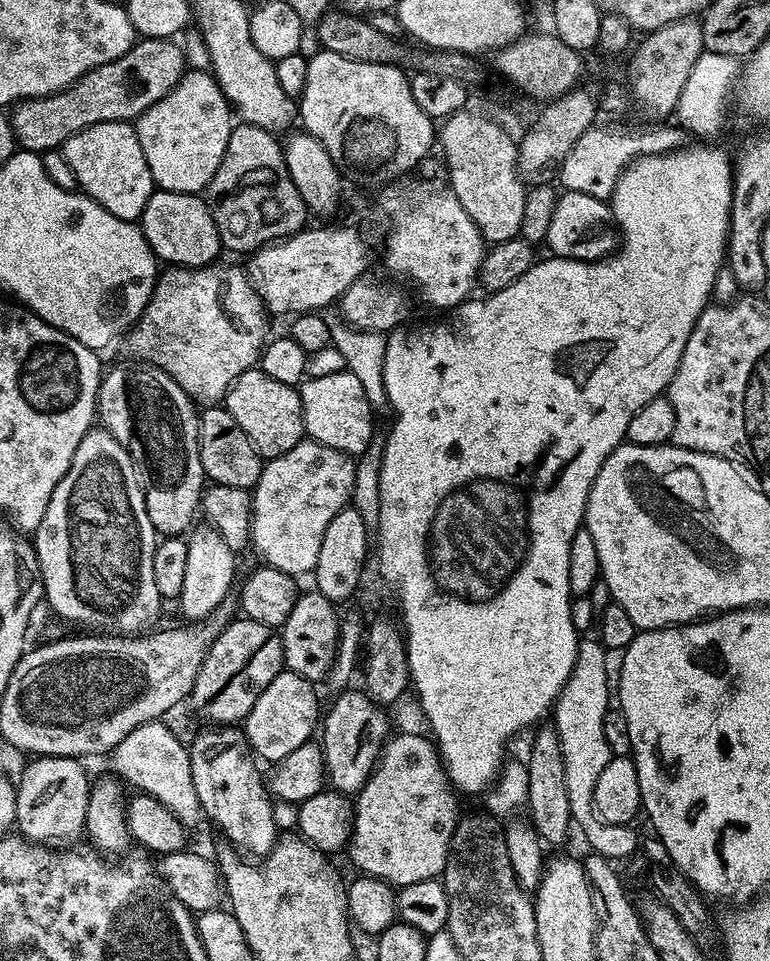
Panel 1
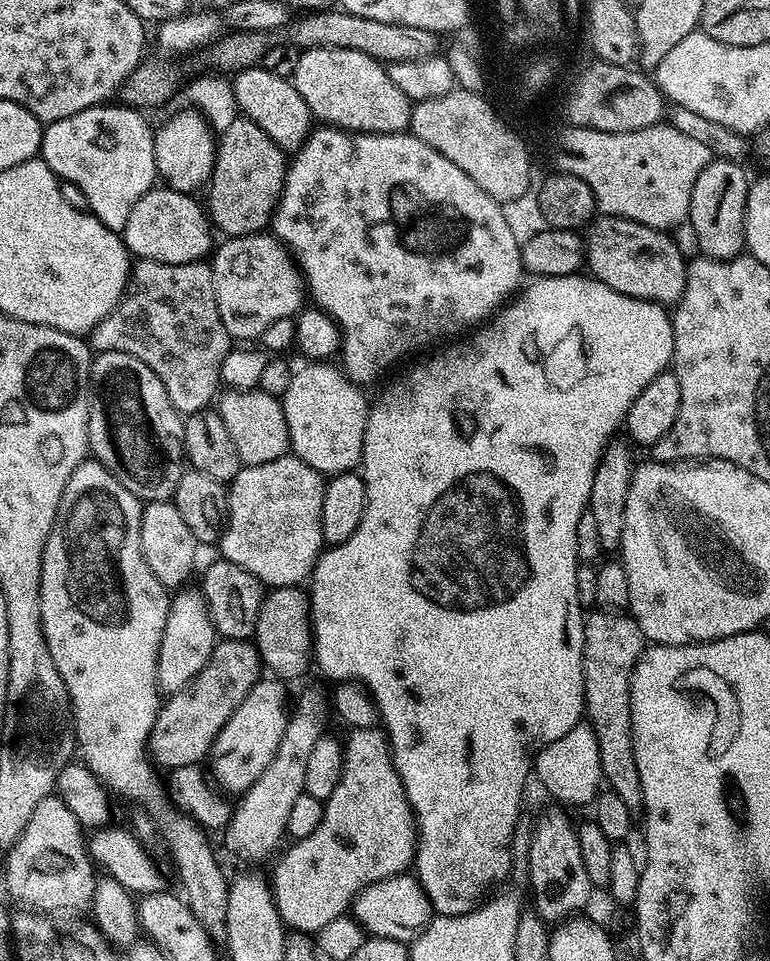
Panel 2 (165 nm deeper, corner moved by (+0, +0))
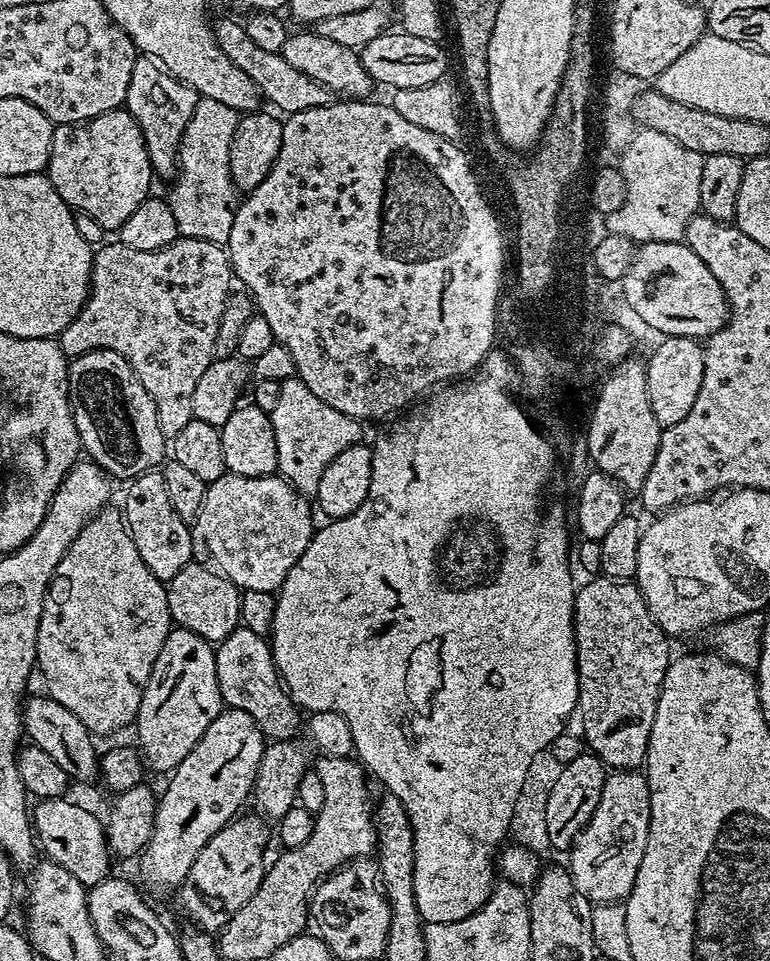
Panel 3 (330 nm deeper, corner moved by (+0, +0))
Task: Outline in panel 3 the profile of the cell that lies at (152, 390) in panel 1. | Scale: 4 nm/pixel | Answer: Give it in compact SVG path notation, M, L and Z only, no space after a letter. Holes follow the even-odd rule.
M94 350L75 357L68 365L68 401L72 407L74 426L80 435L81 449L109 477L121 476L124 482L131 482L142 473L159 469L165 463L166 437L162 434L162 426L158 426L154 398L146 394L146 386L142 386L130 362L126 362L122 354L114 354L114 350Z

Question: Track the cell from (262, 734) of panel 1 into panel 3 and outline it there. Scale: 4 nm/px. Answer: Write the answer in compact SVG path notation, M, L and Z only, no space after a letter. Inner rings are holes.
M225 707L206 726L206 734L182 758L179 766L172 769L167 777L168 785L164 788L164 793L159 793L156 802L156 820L153 822L153 834L149 842L143 848L138 856L140 862L140 876L144 879L143 887L145 889L153 888L156 892L168 892L179 889L190 874L190 868L194 864L195 858L201 853L202 848L210 842L210 838L222 830L234 817L241 811L240 807L244 803L249 803L253 795L255 786L256 772L259 770L259 763L262 762L262 756L266 747L266 733L263 728L246 714L246 710Z

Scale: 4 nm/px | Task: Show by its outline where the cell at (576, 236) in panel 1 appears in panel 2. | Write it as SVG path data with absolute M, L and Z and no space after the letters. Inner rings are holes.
M597 215L587 225L586 235L583 237L586 268L595 279L600 280L606 286L618 290L627 296L633 296L639 300L652 300L655 304L665 306L675 305L684 292L686 282L686 256L680 253L680 248L671 240L667 231L651 228L640 224L638 221L627 220L622 217Z

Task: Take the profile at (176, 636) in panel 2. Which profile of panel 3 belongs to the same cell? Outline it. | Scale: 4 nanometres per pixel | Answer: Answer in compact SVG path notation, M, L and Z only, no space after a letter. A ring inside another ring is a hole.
M173 627L168 633L166 642L162 642L162 650L158 650L158 658L154 662L154 670L150 670L150 678L144 687L142 702L138 706L138 714L134 721L136 736L140 739L139 751L146 761L147 767L156 772L171 773L194 750L194 746L206 734L206 726L218 718L225 707L222 694L218 690L218 670L216 669L216 649L209 641L202 639L185 628Z

